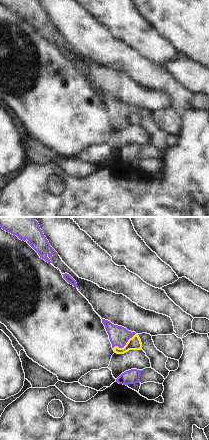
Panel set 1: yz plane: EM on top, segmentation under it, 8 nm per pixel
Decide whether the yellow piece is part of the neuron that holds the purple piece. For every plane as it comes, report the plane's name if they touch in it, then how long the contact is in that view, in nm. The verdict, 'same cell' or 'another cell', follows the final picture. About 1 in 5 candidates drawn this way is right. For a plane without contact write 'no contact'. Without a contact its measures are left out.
meets purple in yz; contact 220 nm long

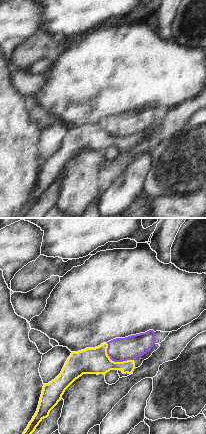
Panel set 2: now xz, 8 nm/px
meets purple in xz; contact 260 nm long

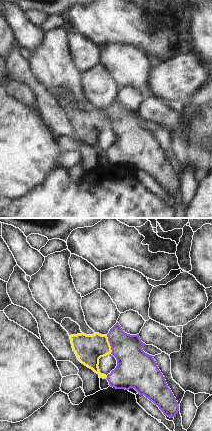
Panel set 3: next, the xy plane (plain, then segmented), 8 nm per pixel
meets purple in xy; contact 160 nm long

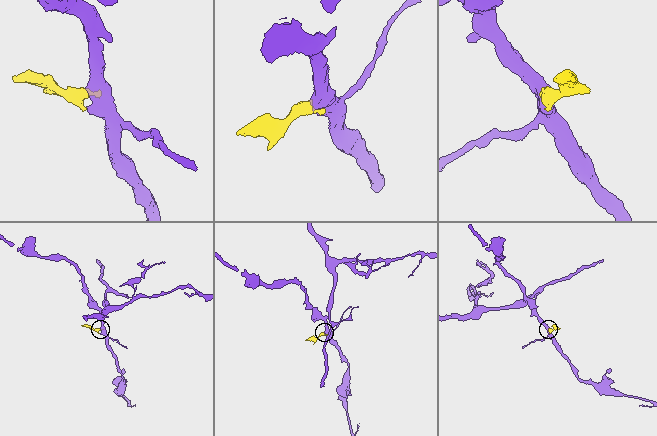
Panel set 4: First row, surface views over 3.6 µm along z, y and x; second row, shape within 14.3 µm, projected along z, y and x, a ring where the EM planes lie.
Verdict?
another cell

